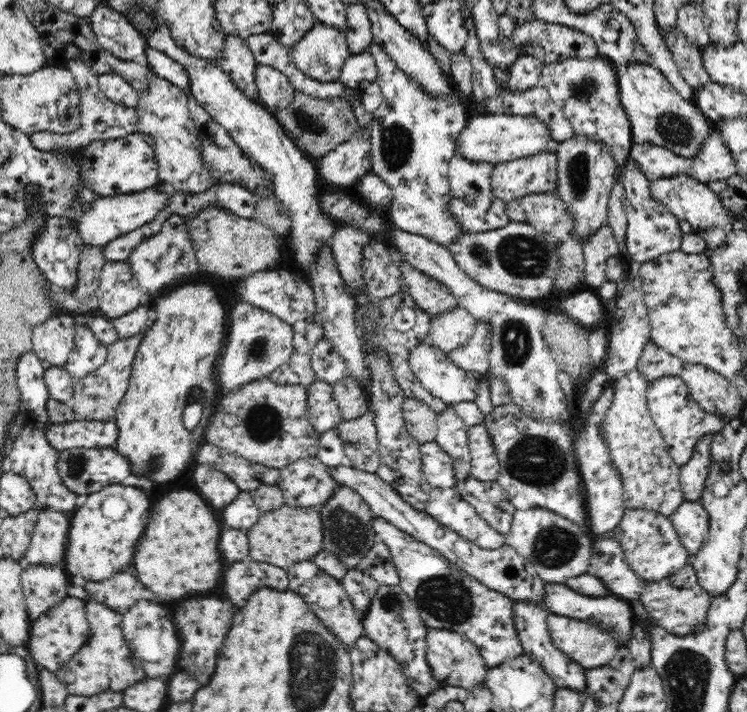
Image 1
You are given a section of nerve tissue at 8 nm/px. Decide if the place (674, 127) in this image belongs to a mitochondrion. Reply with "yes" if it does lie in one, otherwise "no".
yes

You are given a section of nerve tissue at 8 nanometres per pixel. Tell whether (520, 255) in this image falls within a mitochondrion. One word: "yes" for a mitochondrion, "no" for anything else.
yes

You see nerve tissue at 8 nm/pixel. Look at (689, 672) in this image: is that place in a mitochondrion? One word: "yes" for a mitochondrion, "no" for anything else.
yes

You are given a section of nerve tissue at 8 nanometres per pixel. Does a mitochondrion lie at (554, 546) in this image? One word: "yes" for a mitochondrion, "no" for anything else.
yes

